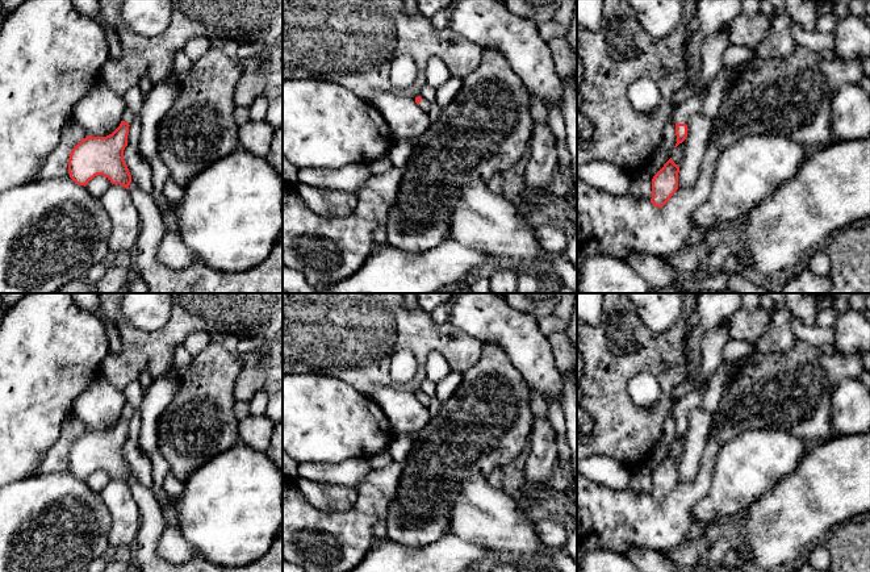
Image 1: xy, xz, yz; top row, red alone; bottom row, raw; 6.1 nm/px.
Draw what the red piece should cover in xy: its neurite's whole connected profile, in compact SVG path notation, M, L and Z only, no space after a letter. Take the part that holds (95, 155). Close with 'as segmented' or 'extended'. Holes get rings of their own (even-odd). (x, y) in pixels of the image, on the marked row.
M126 108L120 126L106 137L85 137L71 151L68 158L70 178L79 185L87 185L97 175L103 175L112 184L129 189L131 175L124 160L127 146L129 126L134 118Z; extended

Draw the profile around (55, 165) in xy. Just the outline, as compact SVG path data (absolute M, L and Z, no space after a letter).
M68 121L60 134L58 146L42 160L35 179L67 178L68 158L72 149L89 134L75 121Z

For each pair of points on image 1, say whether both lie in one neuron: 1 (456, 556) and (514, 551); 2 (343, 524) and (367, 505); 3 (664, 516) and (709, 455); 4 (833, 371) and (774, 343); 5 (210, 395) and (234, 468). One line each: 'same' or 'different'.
1: different
2: same
3: same
4: different
5: different

